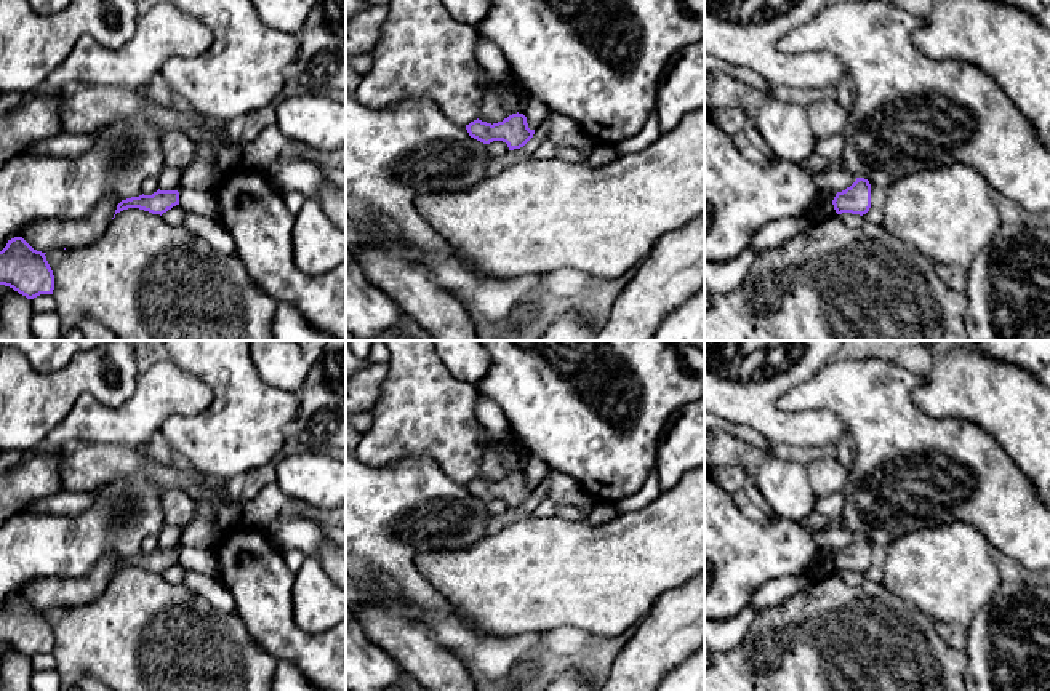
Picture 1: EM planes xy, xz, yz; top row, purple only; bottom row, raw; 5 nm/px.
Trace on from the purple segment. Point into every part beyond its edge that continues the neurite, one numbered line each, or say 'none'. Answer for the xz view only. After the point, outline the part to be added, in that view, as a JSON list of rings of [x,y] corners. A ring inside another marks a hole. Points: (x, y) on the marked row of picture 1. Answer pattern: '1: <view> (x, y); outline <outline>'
none

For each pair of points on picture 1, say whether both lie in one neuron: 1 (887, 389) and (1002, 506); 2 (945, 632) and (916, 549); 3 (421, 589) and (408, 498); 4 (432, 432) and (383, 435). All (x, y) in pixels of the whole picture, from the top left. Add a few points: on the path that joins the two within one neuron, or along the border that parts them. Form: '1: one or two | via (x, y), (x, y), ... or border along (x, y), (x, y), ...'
1: one | via (914, 423), (941, 450), (967, 459), (980, 472)
2: two | border along (933, 619), (948, 623), (953, 627)
3: one | via (400, 567), (383, 541), (383, 523), (386, 520)
4: one | via (420, 432), (396, 432)

